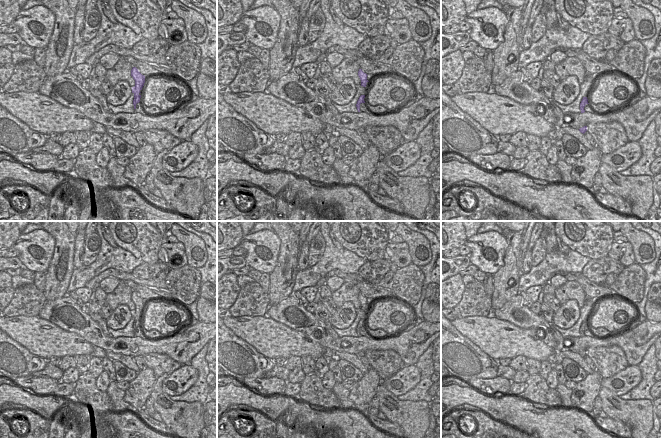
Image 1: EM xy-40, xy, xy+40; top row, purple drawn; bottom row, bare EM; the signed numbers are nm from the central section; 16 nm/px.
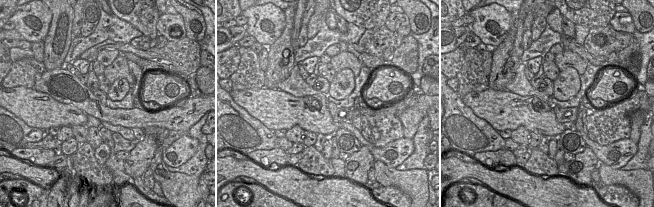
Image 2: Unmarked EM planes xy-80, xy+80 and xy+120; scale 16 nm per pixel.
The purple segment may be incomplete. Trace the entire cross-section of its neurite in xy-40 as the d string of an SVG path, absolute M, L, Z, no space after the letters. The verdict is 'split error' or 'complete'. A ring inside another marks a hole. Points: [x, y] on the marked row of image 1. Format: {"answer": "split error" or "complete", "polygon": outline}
{"answer": "complete", "polygon": "M133 67L131 70L131 76L135 80L135 86L132 87L132 93L134 94L133 105L134 109L136 109L136 104L140 102L140 91L142 90L145 83L145 76L142 75L136 67Z"}

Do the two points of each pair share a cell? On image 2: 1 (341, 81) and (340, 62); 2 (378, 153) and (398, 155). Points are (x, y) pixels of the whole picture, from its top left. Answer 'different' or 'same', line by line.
1: different
2: same

